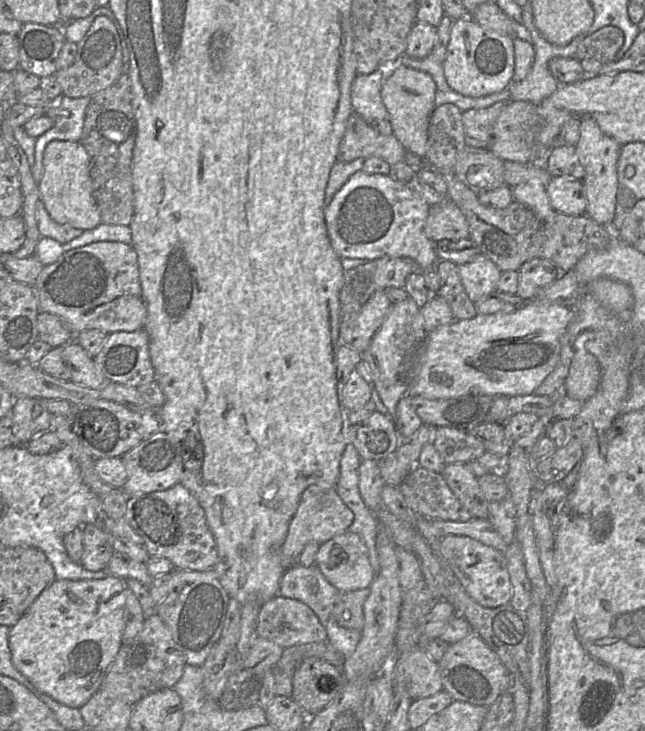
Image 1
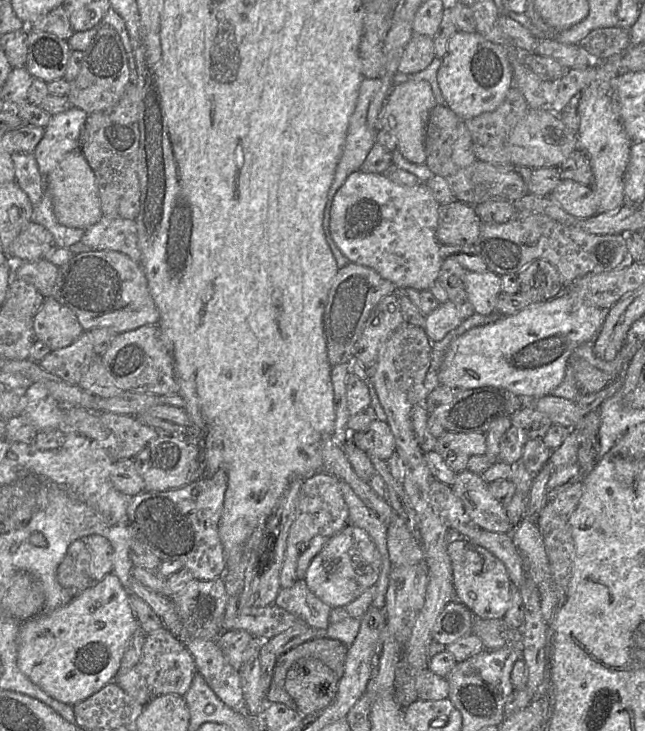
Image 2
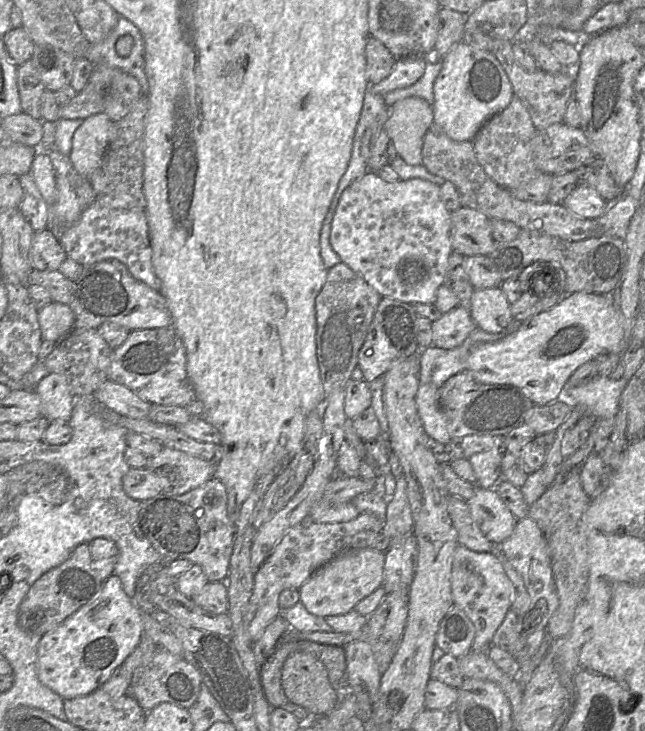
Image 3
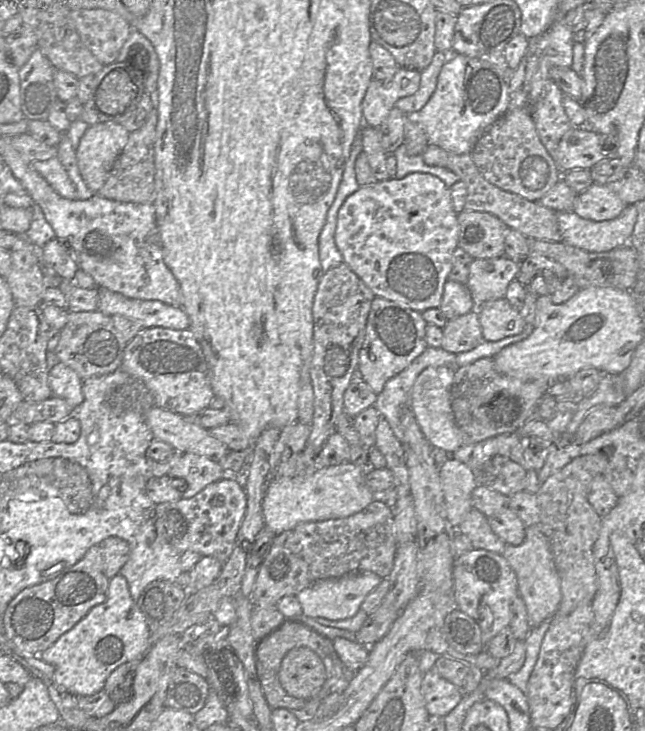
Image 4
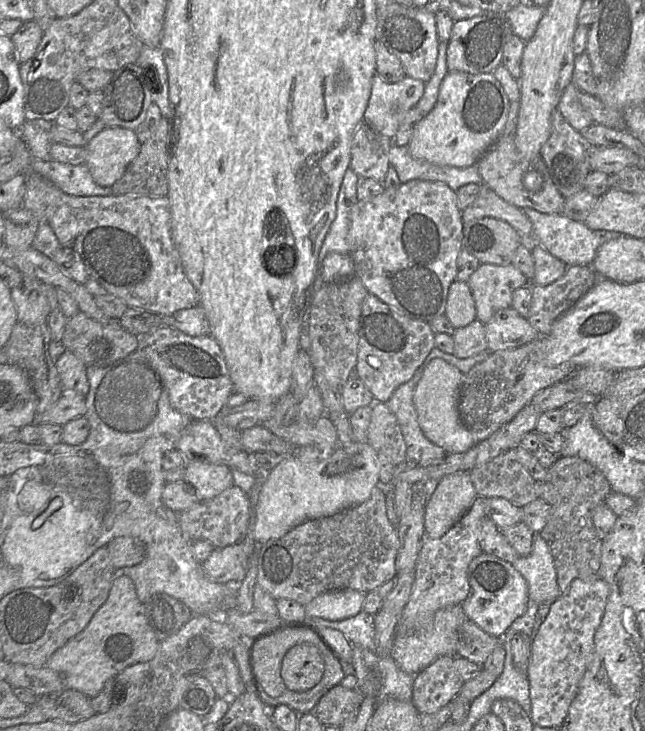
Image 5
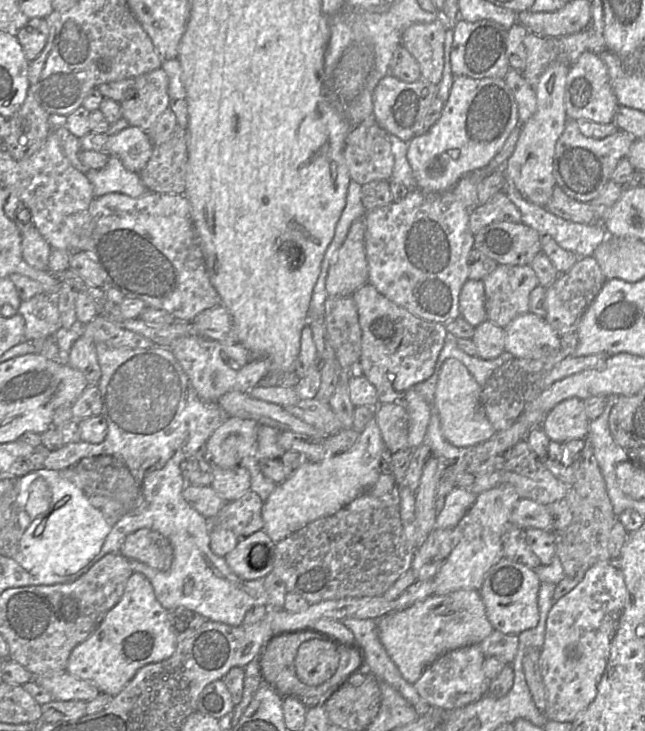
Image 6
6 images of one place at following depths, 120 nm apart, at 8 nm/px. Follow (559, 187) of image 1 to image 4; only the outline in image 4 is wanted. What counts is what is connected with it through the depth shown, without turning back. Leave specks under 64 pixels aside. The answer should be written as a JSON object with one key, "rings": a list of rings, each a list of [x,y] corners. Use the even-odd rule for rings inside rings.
{"rings":[[[592,184],[579,193],[572,212],[592,221],[606,221],[618,217],[627,205],[608,187]]]}

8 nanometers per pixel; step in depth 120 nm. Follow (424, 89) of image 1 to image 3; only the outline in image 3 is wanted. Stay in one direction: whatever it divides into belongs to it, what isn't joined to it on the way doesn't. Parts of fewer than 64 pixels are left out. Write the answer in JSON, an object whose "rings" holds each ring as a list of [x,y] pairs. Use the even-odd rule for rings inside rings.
{"rings":[[[407,97],[391,107],[383,128],[397,155],[409,165],[422,164],[424,135],[433,124],[432,106],[419,97]]]}

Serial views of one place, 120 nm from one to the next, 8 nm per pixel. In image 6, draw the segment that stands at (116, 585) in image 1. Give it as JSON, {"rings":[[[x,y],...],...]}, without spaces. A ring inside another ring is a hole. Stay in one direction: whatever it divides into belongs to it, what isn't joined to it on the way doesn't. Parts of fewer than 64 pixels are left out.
{"rings":[[[133,572],[117,604],[106,613],[94,632],[72,650],[66,672],[91,682],[101,694],[114,697],[140,668],[170,658],[176,645],[177,637],[169,622],[169,611],[156,599],[150,581],[143,574]]]}

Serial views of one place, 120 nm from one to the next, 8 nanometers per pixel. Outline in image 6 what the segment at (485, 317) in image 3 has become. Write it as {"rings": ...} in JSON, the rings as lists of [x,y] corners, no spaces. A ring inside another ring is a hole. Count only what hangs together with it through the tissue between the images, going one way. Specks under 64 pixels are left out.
{"rings":[[[531,312],[518,315],[503,330],[505,352],[513,358],[542,359],[560,349],[560,335]]]}

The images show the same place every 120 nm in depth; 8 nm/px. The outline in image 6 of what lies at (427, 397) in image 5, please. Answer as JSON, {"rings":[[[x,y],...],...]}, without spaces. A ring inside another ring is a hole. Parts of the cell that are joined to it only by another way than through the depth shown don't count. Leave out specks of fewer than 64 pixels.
{"rings":[[[456,358],[445,360],[439,372],[434,405],[440,416],[444,439],[455,447],[470,447],[489,440],[497,431],[489,422],[481,403],[481,387],[466,366]]]}

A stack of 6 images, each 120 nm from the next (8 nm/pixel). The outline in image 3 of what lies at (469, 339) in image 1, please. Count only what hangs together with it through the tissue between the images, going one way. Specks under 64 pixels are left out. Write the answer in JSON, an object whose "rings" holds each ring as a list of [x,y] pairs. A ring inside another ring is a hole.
{"rings":[[[574,292],[548,310],[541,311],[521,322],[520,327],[495,342],[481,343],[470,352],[466,369],[482,384],[512,385],[523,391],[534,405],[546,405],[558,399],[561,390],[582,364],[601,354],[625,351],[625,335],[621,316],[609,296],[592,292]]]}

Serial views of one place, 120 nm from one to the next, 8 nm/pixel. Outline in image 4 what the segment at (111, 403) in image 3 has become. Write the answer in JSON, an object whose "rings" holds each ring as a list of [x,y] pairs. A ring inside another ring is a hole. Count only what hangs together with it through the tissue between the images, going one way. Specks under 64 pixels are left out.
{"rings":[[[153,406],[146,413],[146,423],[154,438],[170,444],[177,453],[193,453],[207,456],[212,460],[222,459],[228,452],[228,447],[213,437],[208,429],[189,422],[185,416]]]}

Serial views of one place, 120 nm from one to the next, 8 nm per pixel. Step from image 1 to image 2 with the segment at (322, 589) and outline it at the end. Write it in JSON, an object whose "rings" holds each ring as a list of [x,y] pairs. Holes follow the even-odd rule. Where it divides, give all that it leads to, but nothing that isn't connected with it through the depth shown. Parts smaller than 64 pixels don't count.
{"rings":[[[297,579],[289,588],[280,588],[275,604],[302,619],[313,629],[325,631],[331,607],[309,590],[304,579]]]}

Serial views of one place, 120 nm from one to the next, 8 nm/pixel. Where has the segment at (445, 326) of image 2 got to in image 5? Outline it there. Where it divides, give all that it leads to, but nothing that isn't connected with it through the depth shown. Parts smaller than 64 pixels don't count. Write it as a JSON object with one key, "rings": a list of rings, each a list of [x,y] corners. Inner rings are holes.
{"rings":[[[478,319],[465,327],[455,328],[452,337],[453,354],[458,358],[469,358],[488,349],[485,324]]]}

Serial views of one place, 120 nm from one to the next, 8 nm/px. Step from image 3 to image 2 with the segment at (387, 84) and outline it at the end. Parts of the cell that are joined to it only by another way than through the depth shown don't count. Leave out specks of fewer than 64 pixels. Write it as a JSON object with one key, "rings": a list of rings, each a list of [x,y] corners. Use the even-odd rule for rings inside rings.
{"rings":[[[413,34],[401,55],[397,73],[412,74],[424,70],[434,59],[433,38]]]}

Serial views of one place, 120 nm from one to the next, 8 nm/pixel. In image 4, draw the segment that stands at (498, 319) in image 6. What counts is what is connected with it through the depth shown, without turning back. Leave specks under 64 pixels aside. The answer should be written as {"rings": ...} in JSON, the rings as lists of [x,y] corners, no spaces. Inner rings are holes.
{"rings":[[[507,257],[474,259],[467,287],[478,309],[487,301],[505,298],[507,287],[516,279],[520,264]]]}

